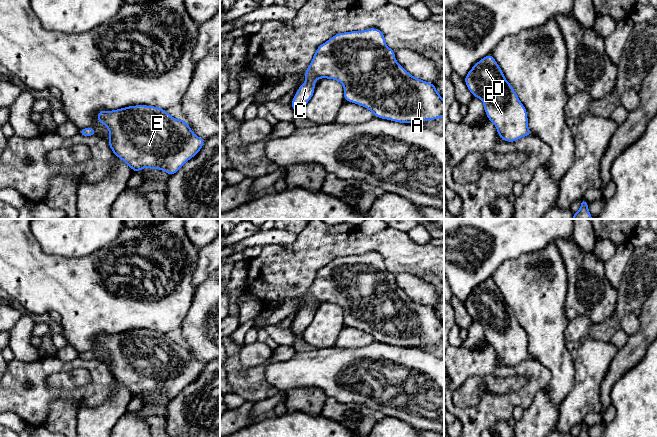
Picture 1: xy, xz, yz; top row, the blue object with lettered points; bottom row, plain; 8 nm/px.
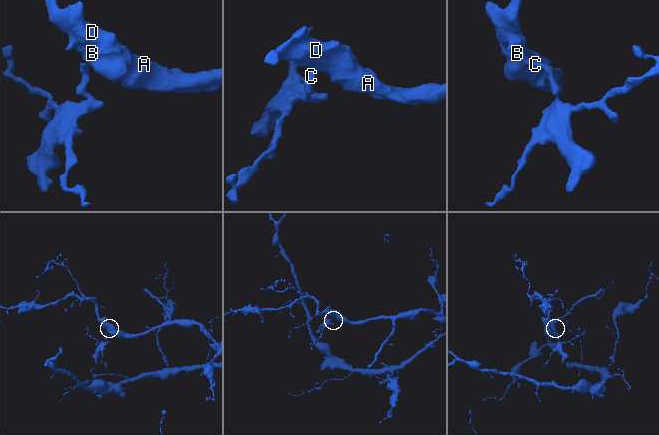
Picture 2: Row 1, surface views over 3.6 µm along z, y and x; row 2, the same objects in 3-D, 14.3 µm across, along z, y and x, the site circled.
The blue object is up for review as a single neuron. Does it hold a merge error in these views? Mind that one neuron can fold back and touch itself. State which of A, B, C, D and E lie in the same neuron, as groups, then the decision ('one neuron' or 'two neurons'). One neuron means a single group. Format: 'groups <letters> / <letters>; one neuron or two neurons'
groups A B C D E; one neuron

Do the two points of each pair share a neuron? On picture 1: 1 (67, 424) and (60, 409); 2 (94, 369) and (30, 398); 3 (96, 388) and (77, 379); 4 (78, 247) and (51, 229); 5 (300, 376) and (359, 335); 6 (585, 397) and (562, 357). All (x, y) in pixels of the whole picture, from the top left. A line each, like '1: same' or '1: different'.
1: same
2: same
3: different
4: same
5: different
6: different

